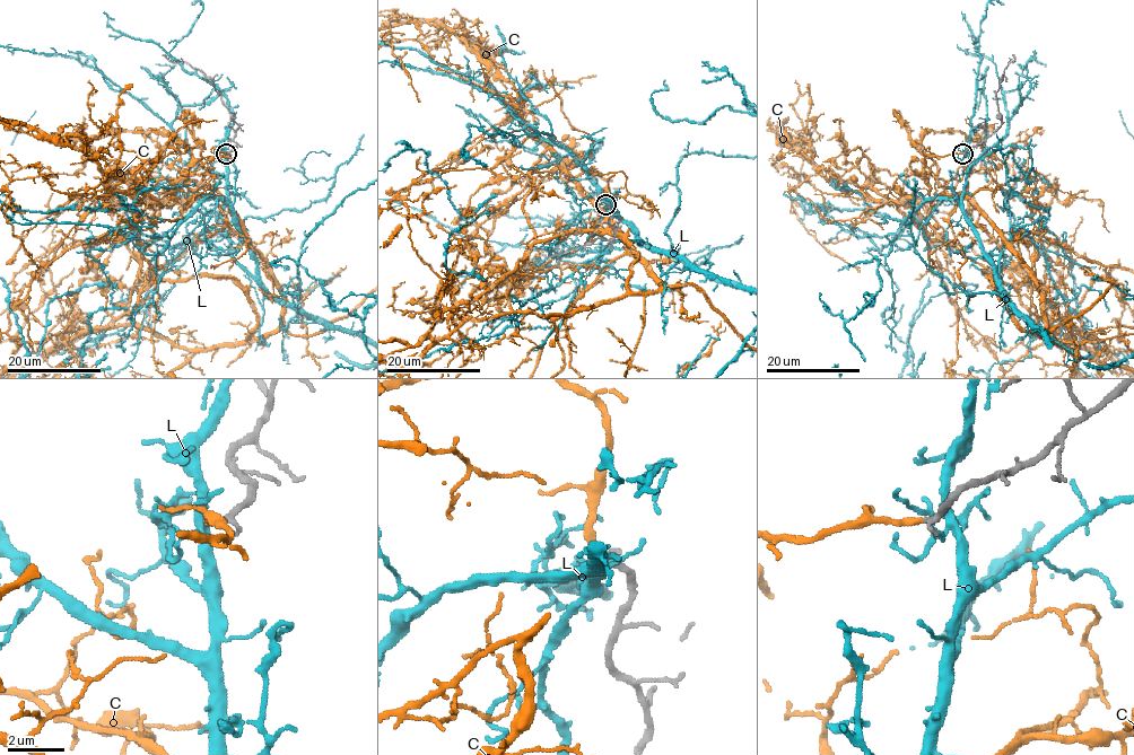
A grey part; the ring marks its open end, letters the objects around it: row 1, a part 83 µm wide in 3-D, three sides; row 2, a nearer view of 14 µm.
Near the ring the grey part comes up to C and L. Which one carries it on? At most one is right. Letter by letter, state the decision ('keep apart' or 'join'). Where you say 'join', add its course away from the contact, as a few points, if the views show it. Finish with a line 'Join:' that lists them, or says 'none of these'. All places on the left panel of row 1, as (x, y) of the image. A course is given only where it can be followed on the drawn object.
C: join
L: keep apart
Join: C

